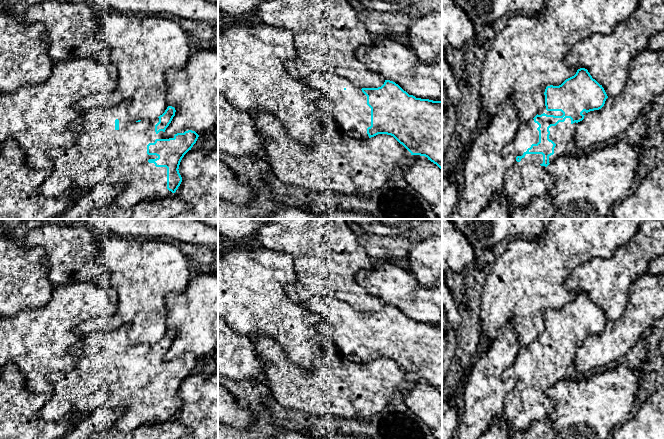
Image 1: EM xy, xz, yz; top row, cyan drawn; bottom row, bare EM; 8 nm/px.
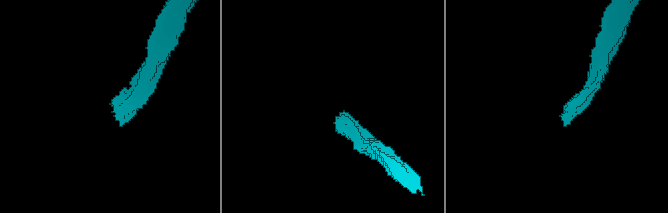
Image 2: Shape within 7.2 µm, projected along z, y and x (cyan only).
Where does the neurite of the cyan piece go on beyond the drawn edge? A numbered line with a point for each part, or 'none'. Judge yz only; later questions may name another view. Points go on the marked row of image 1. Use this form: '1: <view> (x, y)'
1: yz (527, 134)

